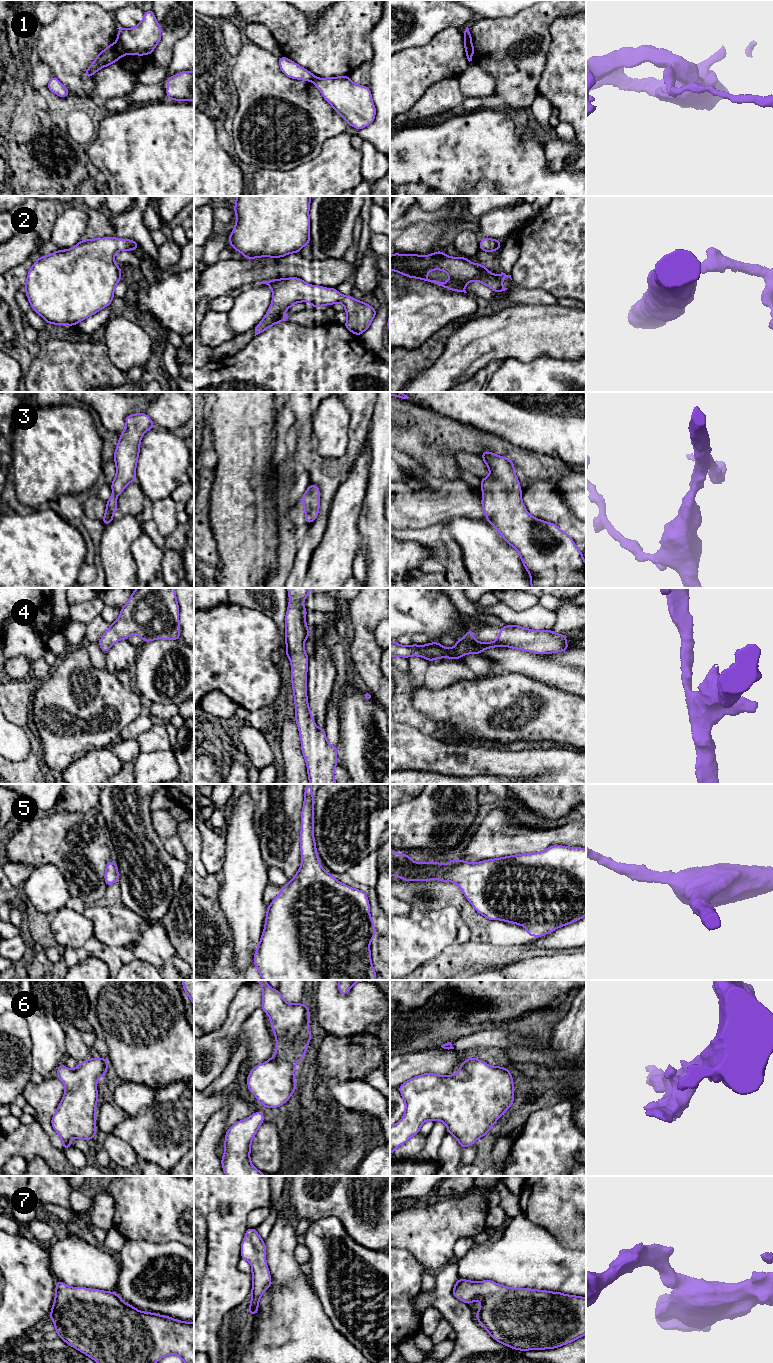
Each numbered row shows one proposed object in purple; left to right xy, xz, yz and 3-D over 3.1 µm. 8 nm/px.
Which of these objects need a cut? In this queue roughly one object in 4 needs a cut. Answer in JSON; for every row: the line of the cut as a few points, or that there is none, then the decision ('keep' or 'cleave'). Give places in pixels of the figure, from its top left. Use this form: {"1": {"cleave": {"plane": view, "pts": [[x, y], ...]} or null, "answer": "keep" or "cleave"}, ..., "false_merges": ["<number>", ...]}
{"1": {"cleave": {"plane": "yz", "pts": [[464, 36], [468, 43], [469, 51], [472, 54]]}, "answer": "cleave"}, "2": {"cleave": null, "answer": "keep"}, "3": {"cleave": null, "answer": "keep"}, "4": {"cleave": null, "answer": "keep"}, "5": {"cleave": null, "answer": "keep"}, "6": {"cleave": null, "answer": "keep"}, "7": {"cleave": null, "answer": "keep"}, "false_merges": ["1"]}

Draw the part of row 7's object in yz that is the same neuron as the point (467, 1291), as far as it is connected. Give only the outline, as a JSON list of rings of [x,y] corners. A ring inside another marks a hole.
[[[458,1279],[452,1293],[457,1299],[469,1305],[479,1300],[480,1308],[475,1318],[492,1338],[514,1350],[553,1349],[571,1343],[586,1334],[586,1297],[529,1288],[513,1289],[491,1280],[477,1282],[466,1279]]]

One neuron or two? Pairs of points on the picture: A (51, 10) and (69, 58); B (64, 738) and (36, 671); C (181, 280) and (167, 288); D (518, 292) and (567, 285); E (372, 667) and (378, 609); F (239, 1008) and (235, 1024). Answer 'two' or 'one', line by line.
A: two
B: two
C: one
D: two
E: one
F: one

